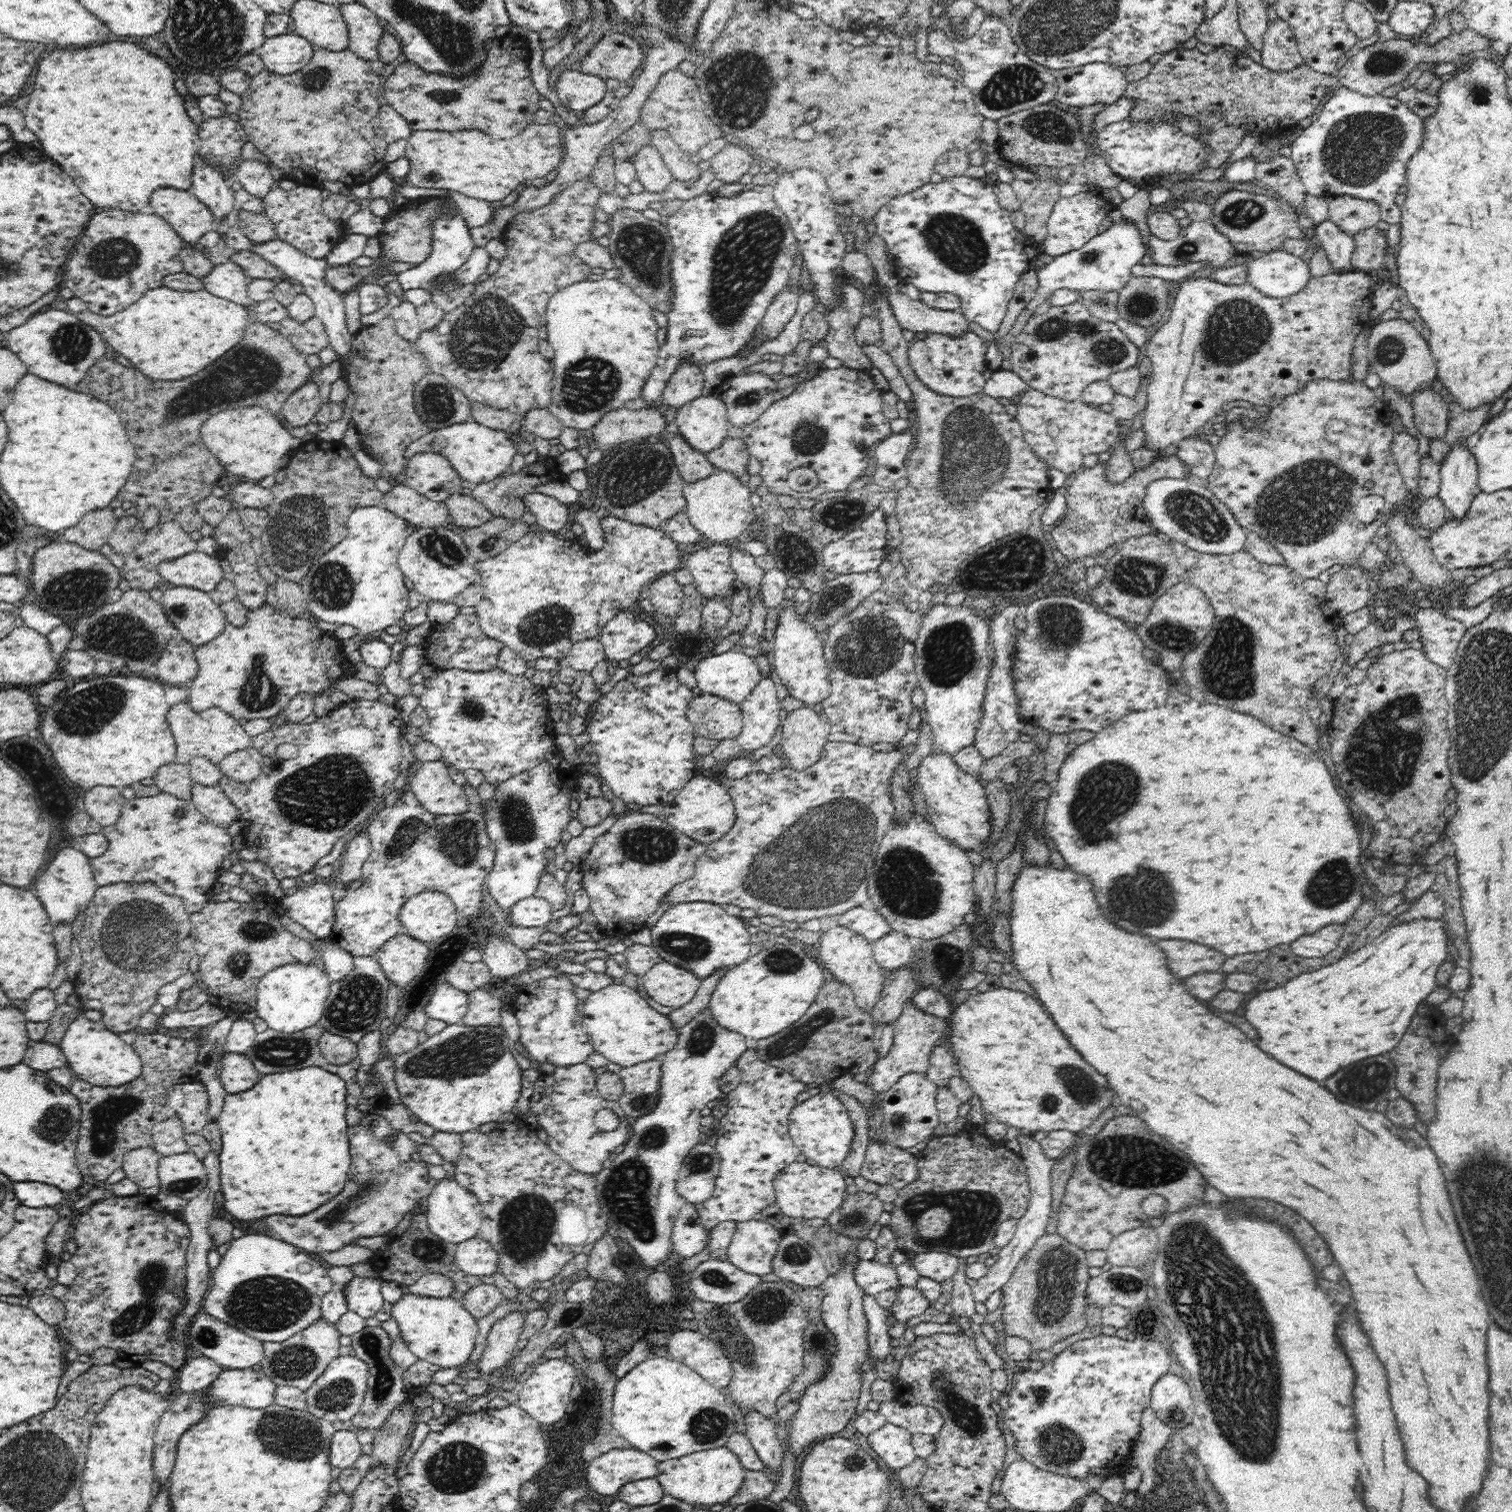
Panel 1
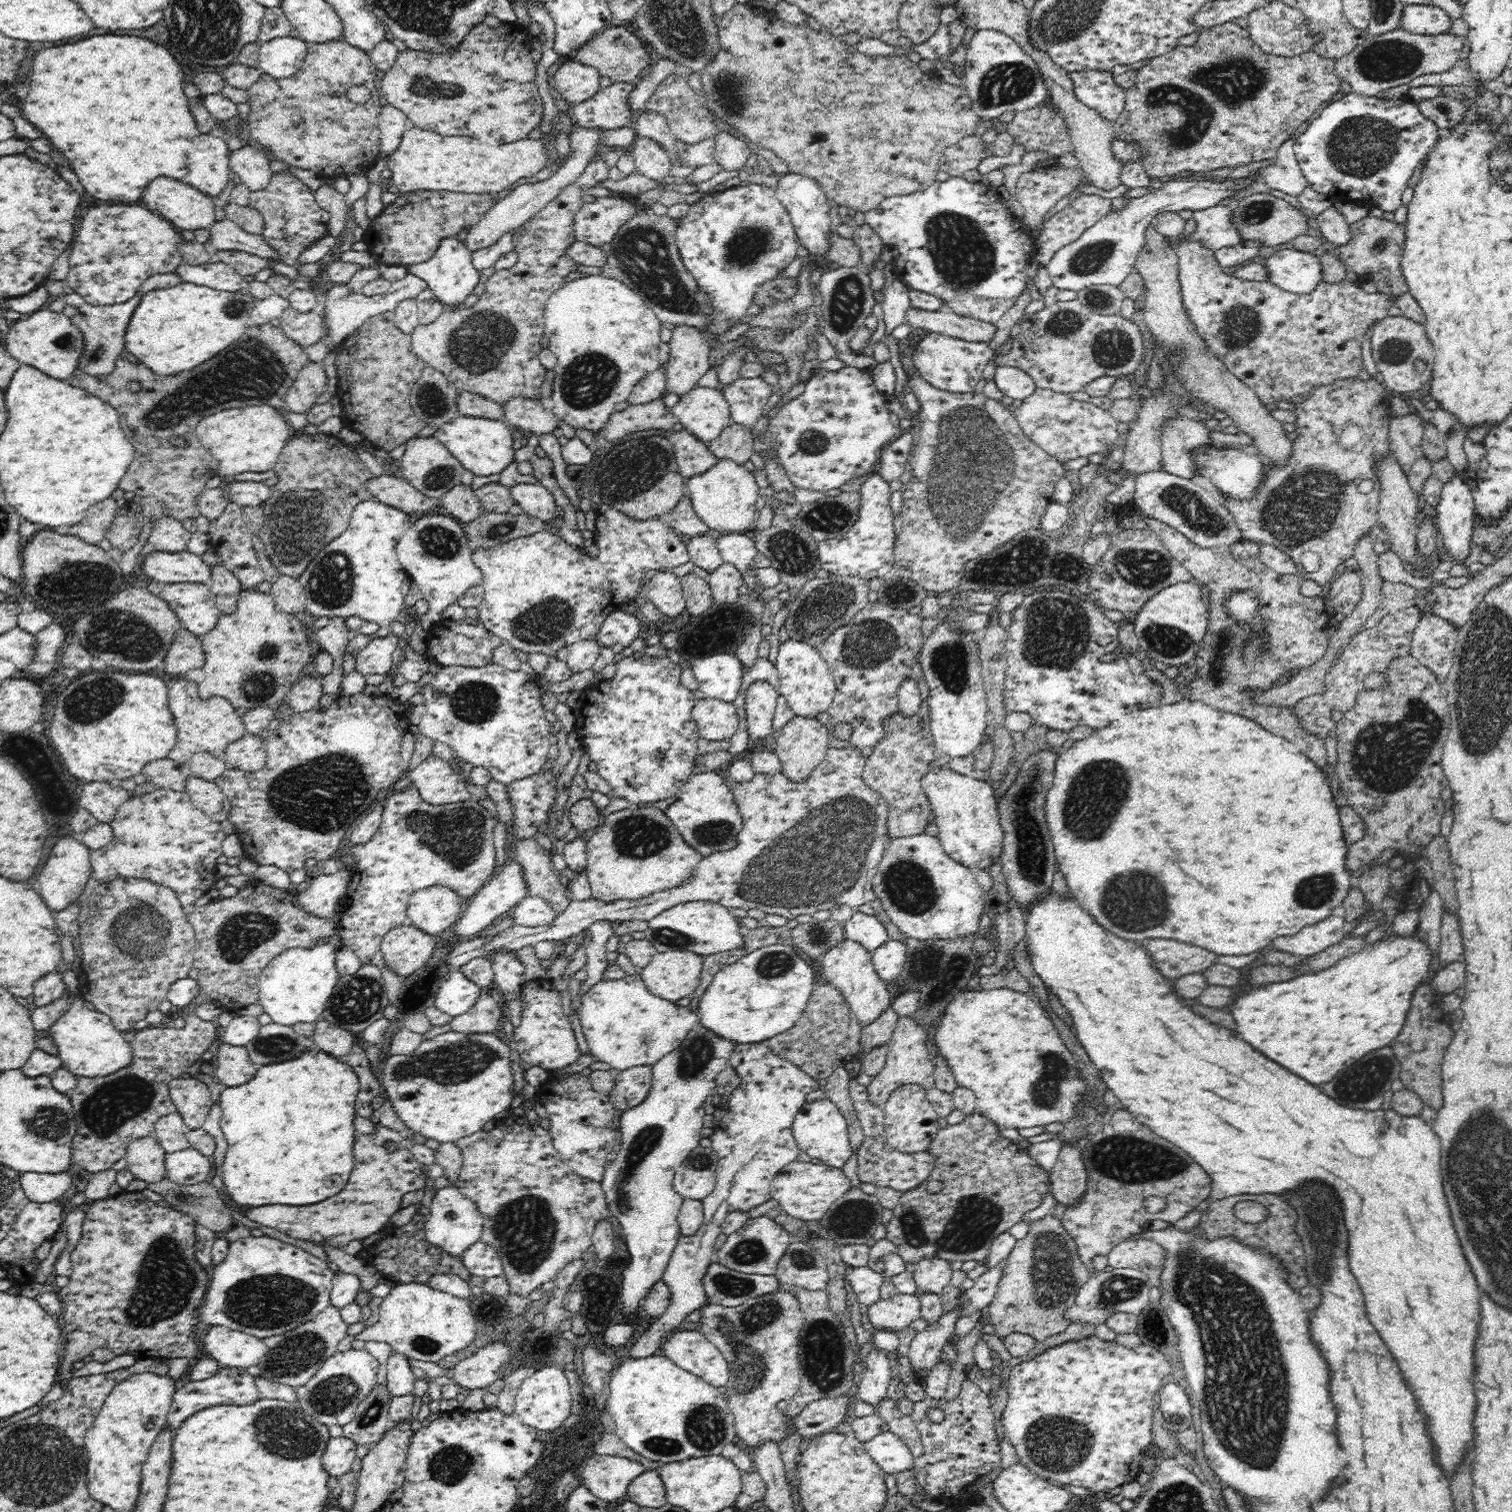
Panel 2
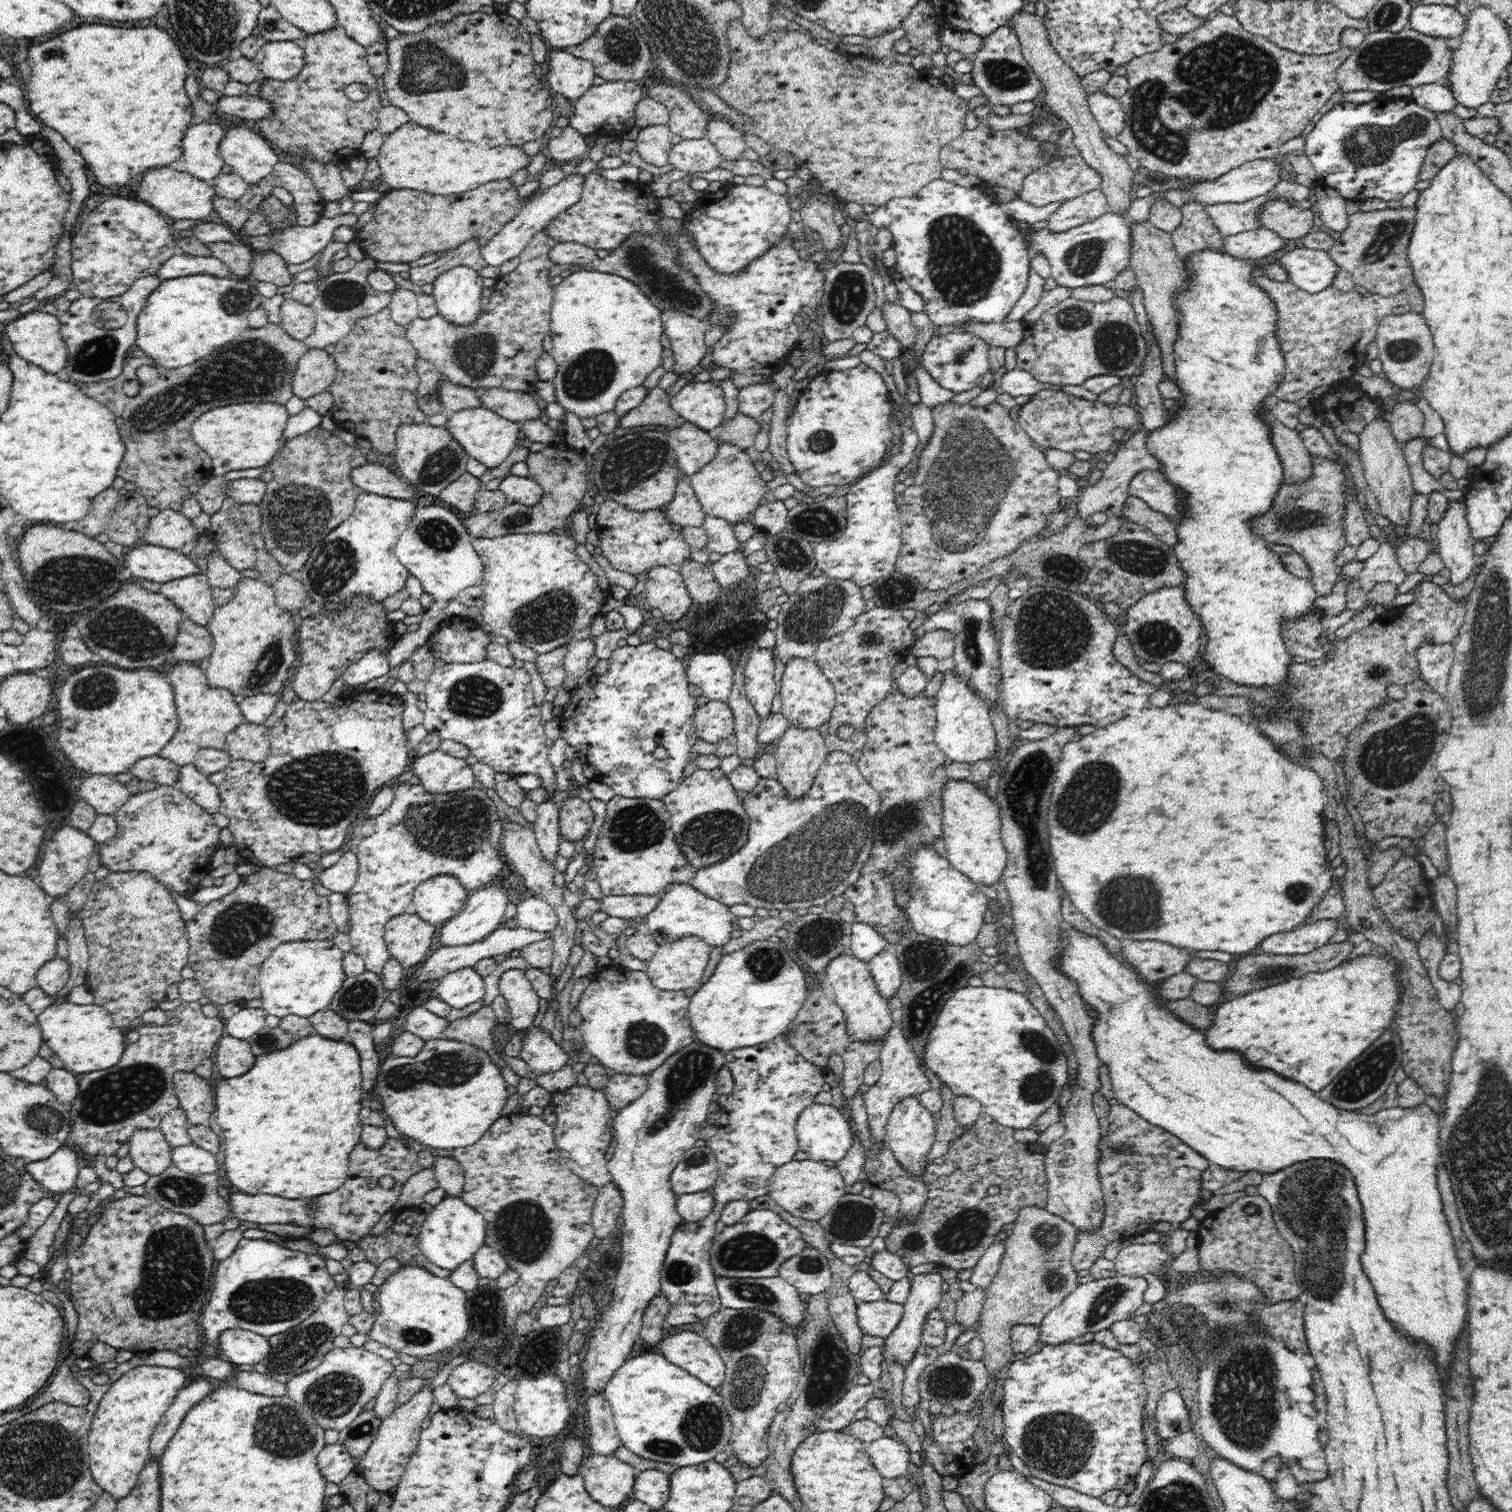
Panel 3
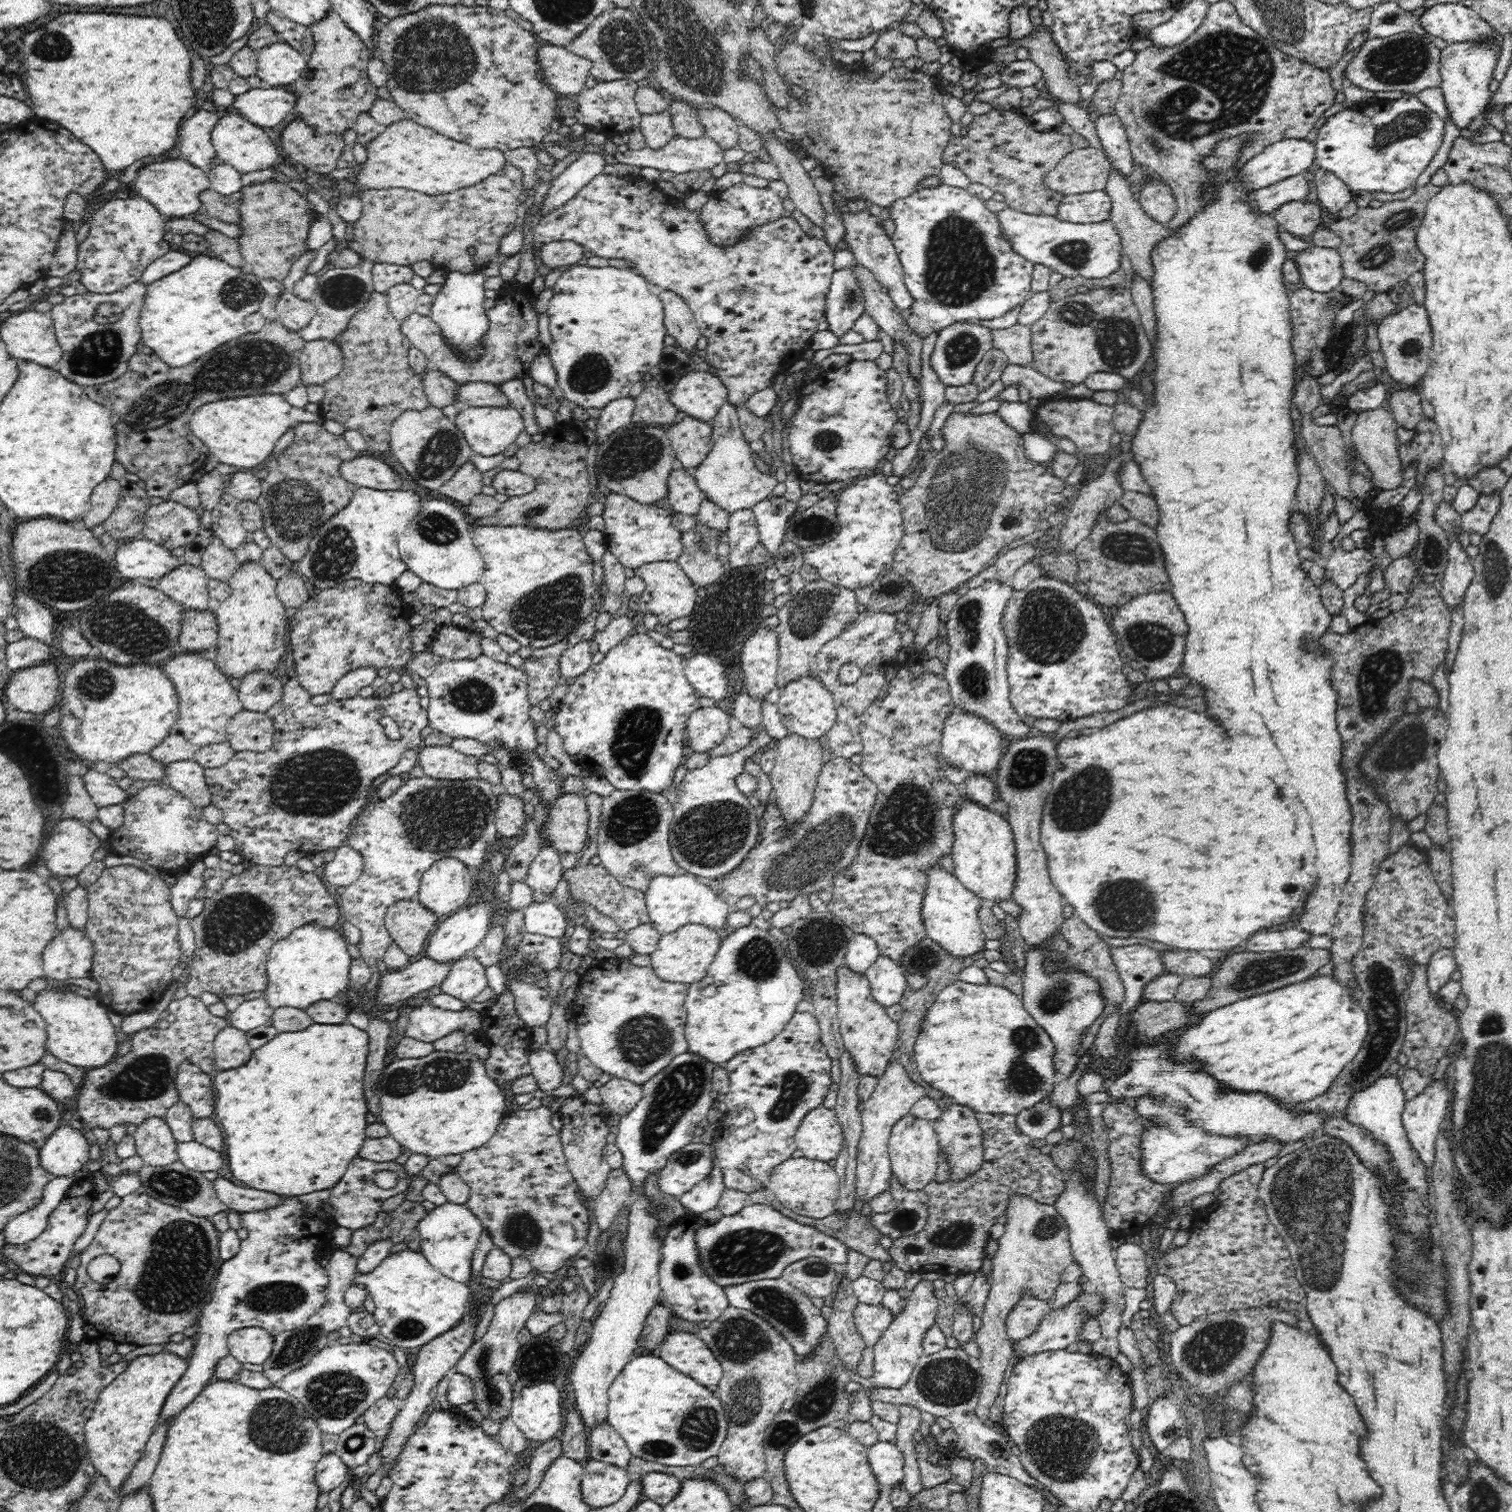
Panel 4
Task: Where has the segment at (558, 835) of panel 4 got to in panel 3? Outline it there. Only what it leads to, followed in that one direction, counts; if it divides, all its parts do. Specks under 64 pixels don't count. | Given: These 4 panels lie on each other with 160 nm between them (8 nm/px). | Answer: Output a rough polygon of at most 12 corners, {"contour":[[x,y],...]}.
{"contour":[[570,796],[559,808],[562,838],[586,837],[594,822],[590,804]]}

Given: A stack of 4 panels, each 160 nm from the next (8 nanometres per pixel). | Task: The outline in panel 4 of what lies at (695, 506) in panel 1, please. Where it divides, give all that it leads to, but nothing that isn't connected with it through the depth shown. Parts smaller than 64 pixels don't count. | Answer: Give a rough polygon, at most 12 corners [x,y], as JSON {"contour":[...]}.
{"contour":[[728,401],[710,421],[713,447],[693,474],[730,514],[771,498]]}

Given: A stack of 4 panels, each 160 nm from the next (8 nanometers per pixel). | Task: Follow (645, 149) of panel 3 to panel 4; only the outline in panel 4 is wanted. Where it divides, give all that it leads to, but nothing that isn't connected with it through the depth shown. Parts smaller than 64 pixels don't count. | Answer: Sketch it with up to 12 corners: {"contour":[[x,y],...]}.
{"contour":[[668,110],[641,115],[646,148],[664,149],[676,135]]}

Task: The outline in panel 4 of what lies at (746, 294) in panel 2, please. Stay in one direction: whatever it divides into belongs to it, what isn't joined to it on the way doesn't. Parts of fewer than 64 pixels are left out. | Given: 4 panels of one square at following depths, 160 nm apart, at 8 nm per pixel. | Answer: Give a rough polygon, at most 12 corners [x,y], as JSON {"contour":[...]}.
{"contour":[[769,187],[710,192],[698,216],[710,243],[729,247],[784,217]]}

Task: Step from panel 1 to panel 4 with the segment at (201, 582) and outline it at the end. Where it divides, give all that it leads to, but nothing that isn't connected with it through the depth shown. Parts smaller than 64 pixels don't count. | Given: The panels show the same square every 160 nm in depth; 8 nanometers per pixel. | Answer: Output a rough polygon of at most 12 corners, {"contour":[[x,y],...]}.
{"contour":[[144,538],[123,541],[116,567],[124,578],[160,580],[183,565]]}

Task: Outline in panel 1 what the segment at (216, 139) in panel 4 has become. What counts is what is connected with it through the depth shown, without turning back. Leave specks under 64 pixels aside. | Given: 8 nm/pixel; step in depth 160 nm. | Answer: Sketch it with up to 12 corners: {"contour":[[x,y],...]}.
{"contour":[[241,162],[234,180],[263,199],[277,182],[266,163]]}

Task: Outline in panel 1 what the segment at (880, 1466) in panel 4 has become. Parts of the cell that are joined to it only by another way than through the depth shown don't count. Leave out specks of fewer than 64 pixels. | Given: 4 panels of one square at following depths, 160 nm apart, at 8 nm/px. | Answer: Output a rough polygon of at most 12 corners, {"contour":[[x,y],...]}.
{"contour":[[887,1422],[867,1439],[898,1471],[917,1458],[909,1430]]}

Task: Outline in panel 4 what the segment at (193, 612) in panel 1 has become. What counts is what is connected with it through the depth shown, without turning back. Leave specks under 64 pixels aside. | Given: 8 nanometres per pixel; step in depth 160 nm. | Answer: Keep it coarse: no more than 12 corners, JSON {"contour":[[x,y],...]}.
{"contour":[[184,562],[157,587],[186,610],[208,611],[208,578]]}

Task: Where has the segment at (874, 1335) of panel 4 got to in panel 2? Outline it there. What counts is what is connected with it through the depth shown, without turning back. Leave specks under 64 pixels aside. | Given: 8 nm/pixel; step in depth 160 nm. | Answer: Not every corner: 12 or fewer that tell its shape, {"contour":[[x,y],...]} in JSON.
{"contour":[[918,1294],[871,1304],[877,1329],[900,1331],[921,1317]]}

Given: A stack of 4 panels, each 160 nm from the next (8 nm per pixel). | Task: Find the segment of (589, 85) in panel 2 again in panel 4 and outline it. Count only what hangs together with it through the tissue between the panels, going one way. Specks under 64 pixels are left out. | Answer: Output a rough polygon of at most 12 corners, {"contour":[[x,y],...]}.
{"contour":[[542,43],[541,78],[556,94],[586,89],[592,63]]}

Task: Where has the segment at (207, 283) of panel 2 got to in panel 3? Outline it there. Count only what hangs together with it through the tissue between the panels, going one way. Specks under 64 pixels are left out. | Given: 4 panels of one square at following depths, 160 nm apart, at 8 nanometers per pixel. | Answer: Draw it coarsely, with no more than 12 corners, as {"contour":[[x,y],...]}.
{"contour":[[171,256],[156,275],[166,281],[199,274],[224,279],[231,270],[212,256]]}

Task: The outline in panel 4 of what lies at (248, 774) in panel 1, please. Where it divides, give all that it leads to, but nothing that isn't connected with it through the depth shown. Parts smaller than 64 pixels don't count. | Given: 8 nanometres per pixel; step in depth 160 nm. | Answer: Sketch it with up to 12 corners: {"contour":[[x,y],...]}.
{"contour":[[242,710],[227,724],[234,752],[266,752],[273,718]]}

